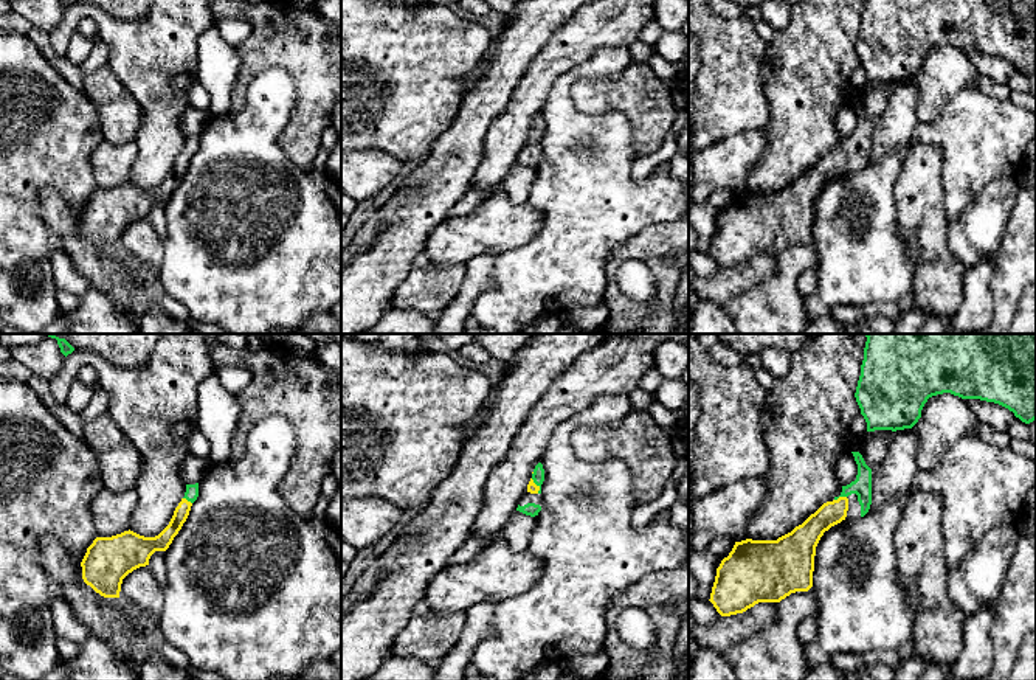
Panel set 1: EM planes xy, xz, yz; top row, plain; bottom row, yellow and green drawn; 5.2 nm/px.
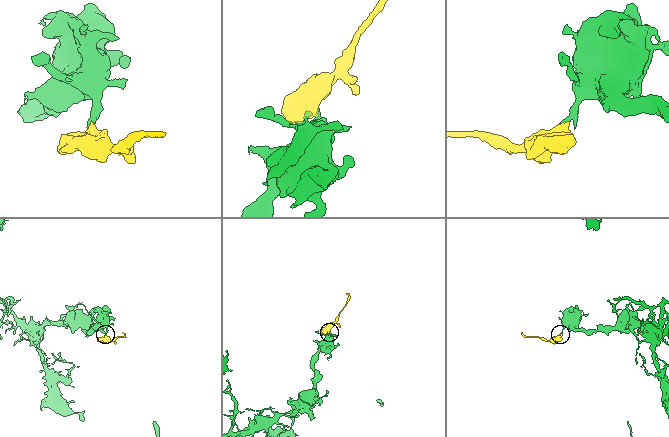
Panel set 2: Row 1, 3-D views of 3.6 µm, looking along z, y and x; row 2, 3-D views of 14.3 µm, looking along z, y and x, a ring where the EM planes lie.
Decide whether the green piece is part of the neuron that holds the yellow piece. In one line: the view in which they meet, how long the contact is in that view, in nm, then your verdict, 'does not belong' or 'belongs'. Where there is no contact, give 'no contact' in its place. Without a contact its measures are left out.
yz | 70 nm | belongs

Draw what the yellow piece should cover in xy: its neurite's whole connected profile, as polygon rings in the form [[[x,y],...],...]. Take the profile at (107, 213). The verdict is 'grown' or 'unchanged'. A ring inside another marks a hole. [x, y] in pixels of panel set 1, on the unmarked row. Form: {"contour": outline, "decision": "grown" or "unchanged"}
{"contour": [[[199,135],[186,137],[185,149],[169,177],[155,189],[144,189],[130,182],[112,189],[96,189],[81,214],[84,234],[104,250],[119,250],[123,231],[149,217],[155,203],[169,200],[197,149]]], "decision": "grown"}

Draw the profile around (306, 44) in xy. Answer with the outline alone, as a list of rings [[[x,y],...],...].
[[[209,0],[212,16],[245,19],[253,33],[240,45],[240,68],[231,90],[230,113],[240,112],[247,88],[270,67],[287,70],[295,81],[296,101],[278,144],[298,168],[313,166],[321,146],[321,135],[332,123],[332,113],[341,102],[341,26],[326,19],[319,9],[301,9],[292,0]]]

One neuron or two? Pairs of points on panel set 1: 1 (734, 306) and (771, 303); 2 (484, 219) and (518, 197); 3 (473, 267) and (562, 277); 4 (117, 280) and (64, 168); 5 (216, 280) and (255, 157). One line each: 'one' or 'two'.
1: one
2: two
3: two
4: two
5: one

